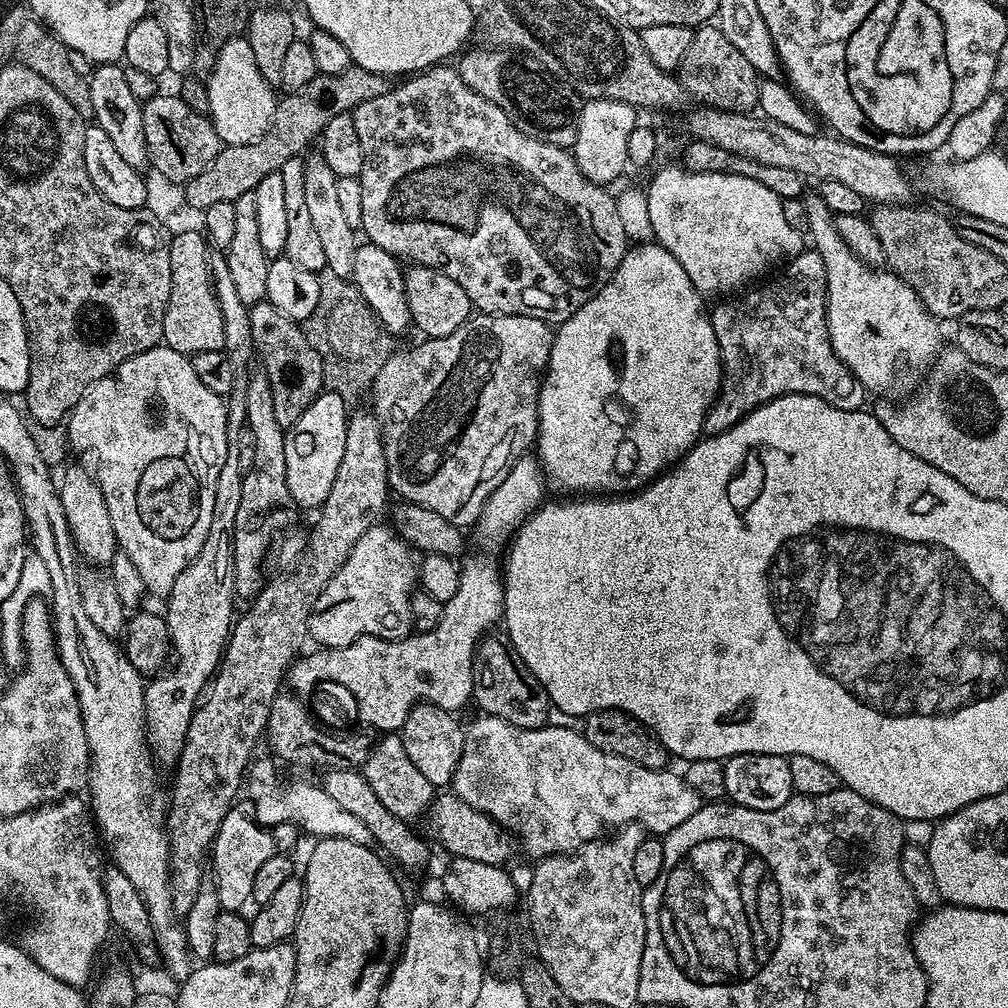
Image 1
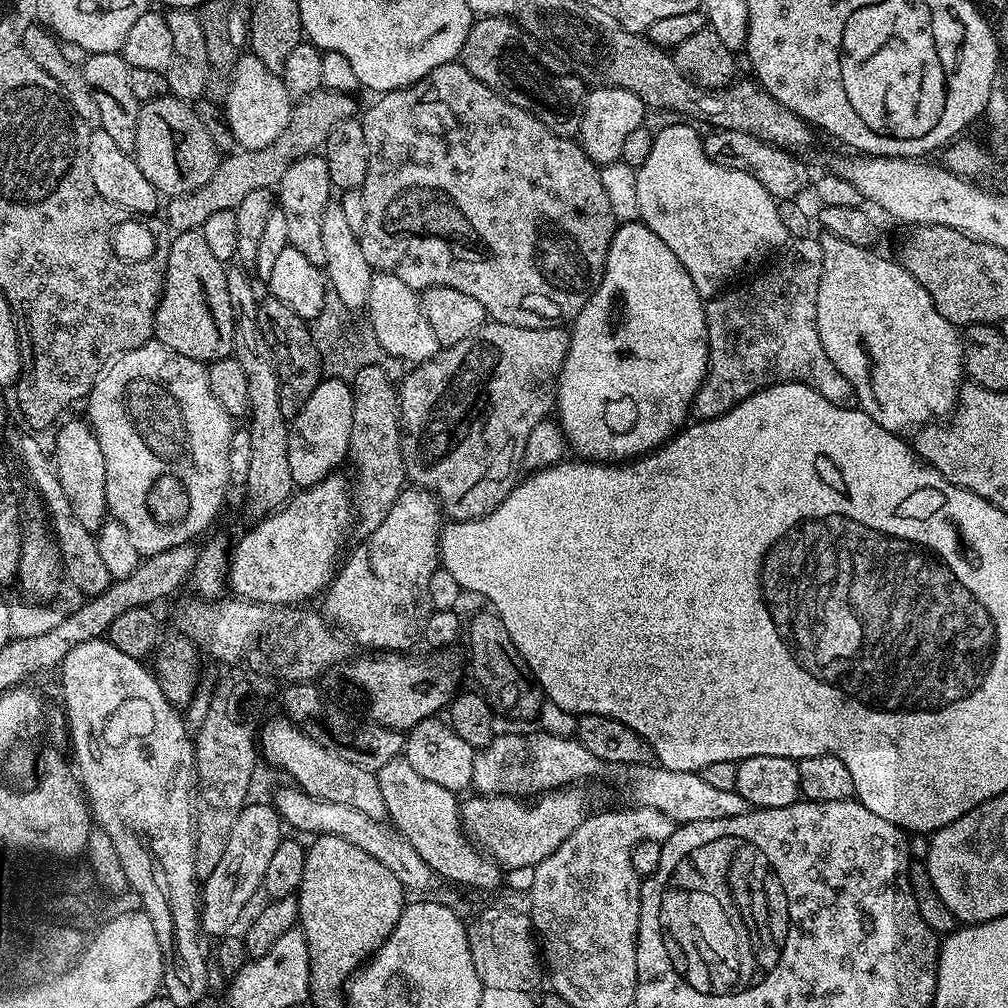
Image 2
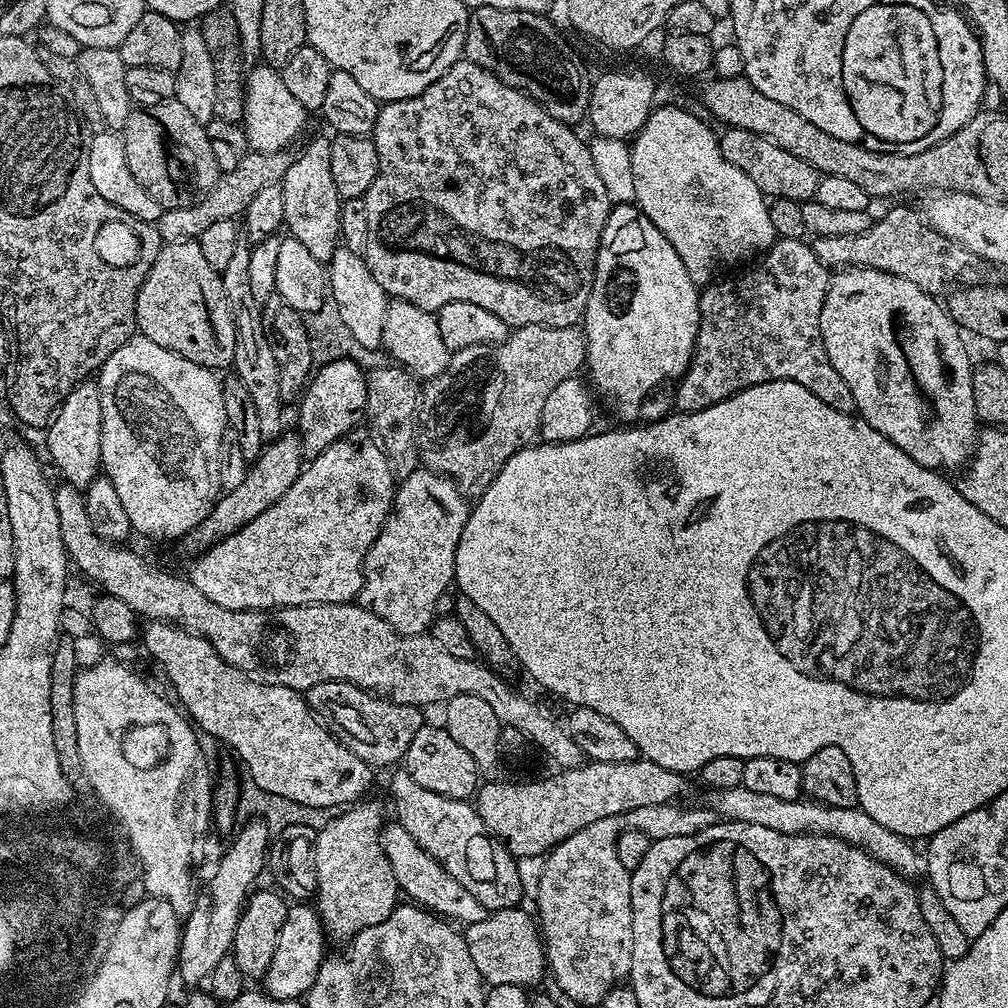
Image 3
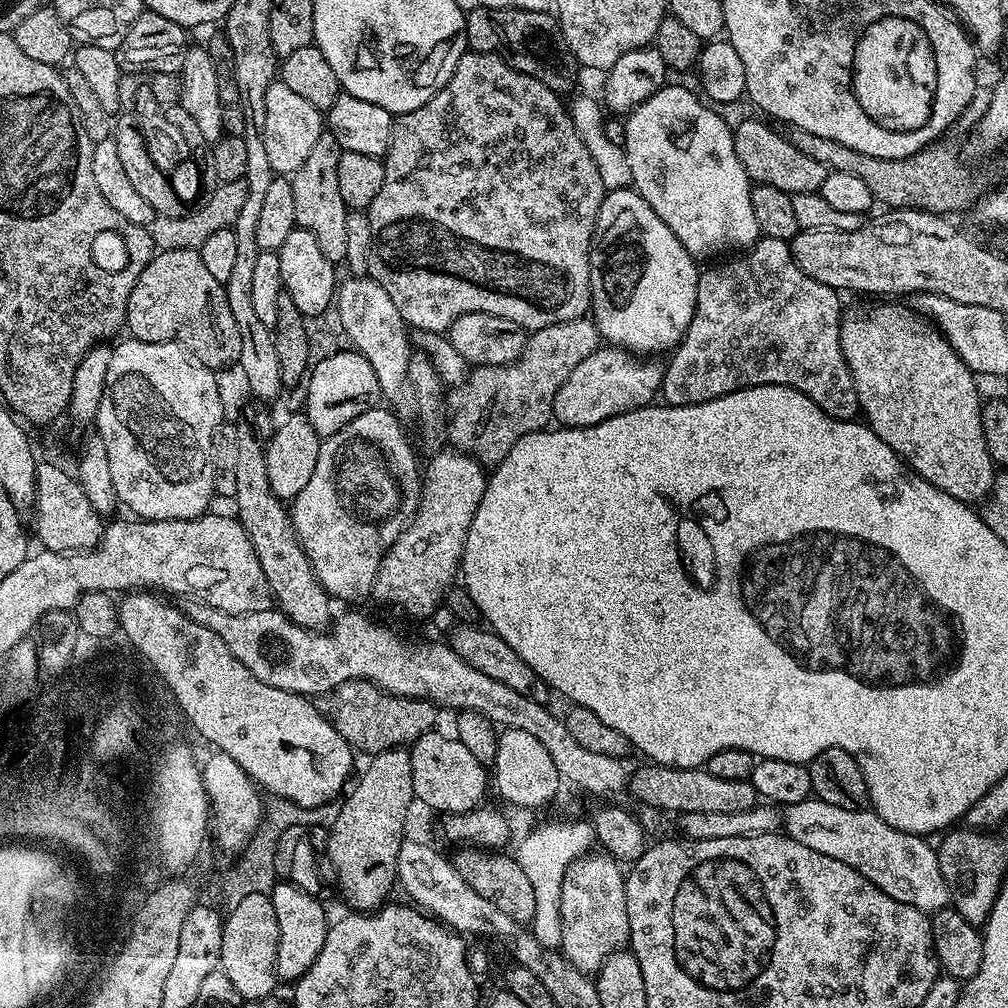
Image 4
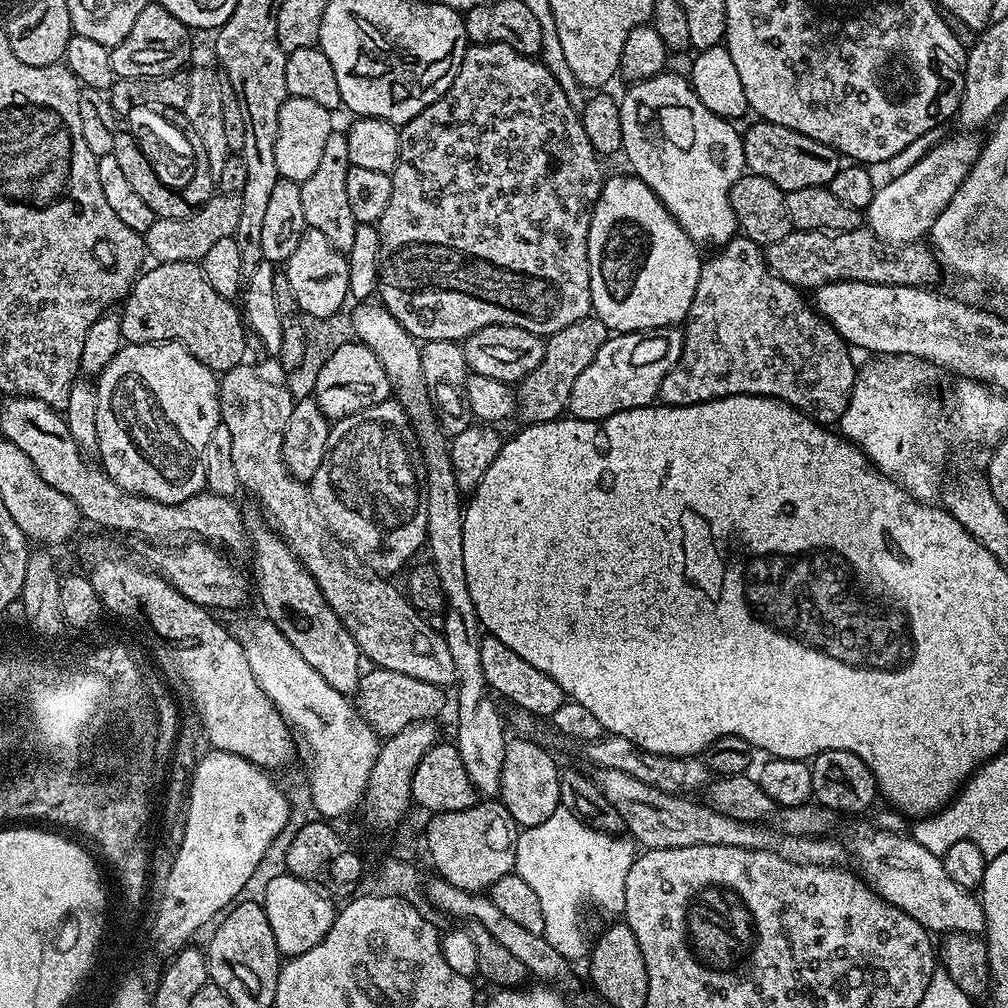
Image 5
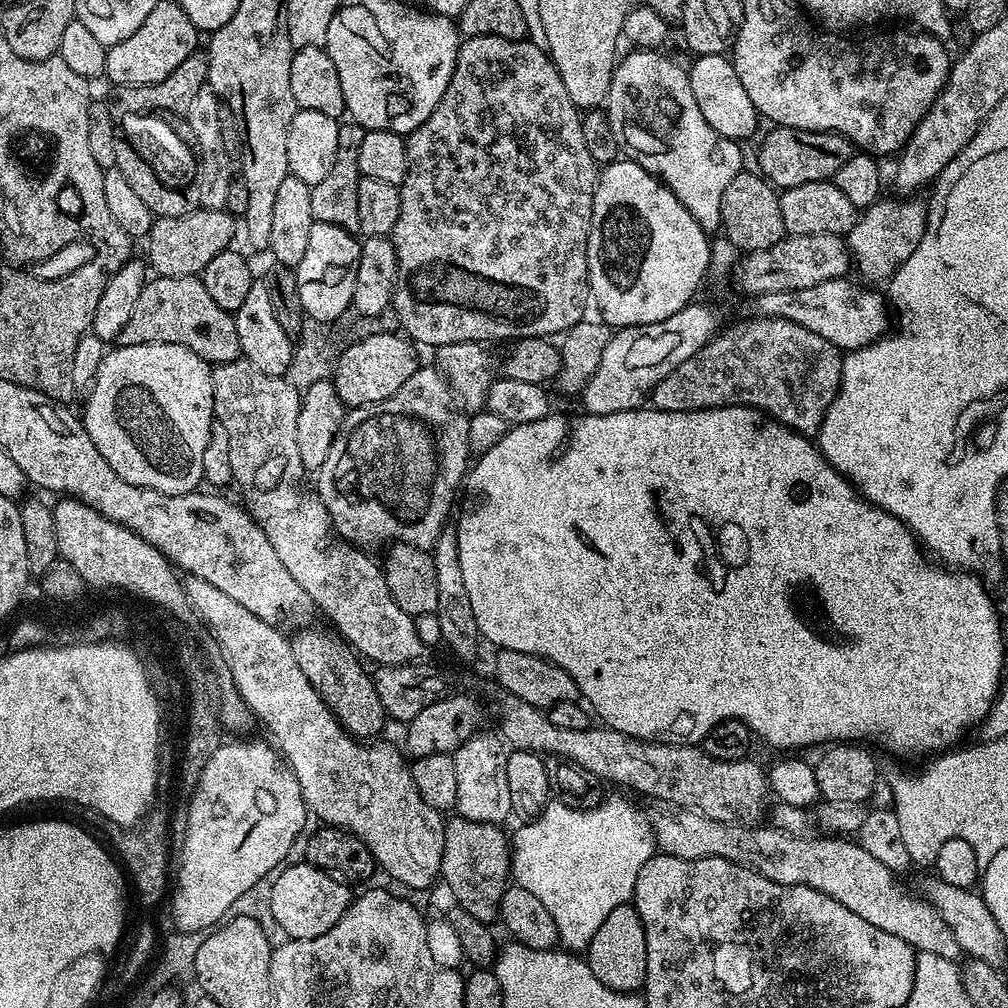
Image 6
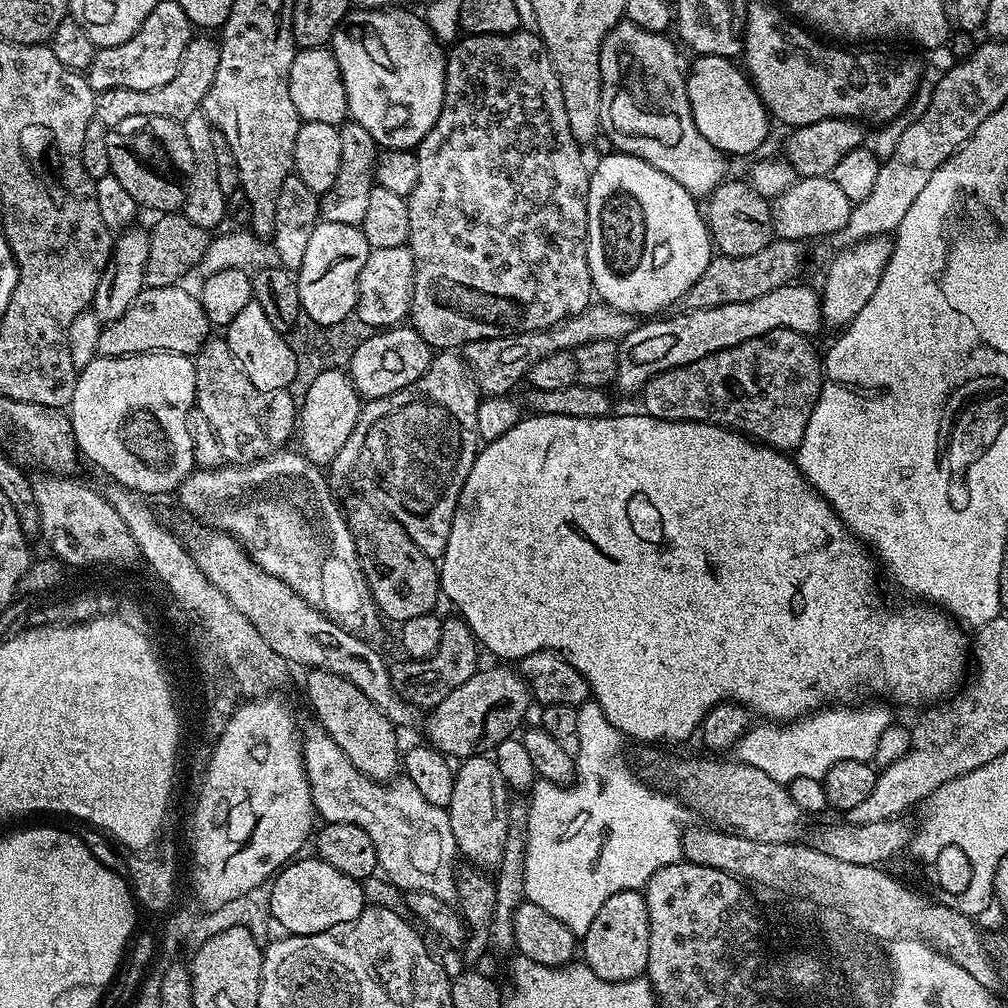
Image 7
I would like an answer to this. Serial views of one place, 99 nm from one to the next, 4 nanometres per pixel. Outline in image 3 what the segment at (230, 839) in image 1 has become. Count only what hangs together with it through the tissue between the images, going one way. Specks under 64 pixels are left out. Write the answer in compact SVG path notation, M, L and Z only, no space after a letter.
M259 819L247 821L244 832L237 831L231 837L232 845L224 852L224 857L216 864L208 885L201 887L196 894L196 901L188 916L183 917L180 933L180 954L178 957L178 976L188 986L200 986L207 981L210 970L218 966L220 959L232 951L234 930L238 926L244 901L253 891L256 879L262 876L262 865L270 843L269 833Z

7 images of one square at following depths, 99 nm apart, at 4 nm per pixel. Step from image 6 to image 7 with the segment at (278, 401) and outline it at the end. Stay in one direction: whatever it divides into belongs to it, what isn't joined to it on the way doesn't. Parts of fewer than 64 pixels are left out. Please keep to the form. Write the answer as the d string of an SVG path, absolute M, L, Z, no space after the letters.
M209 338L204 341L199 352L195 353L194 363L196 366L196 403L195 411L210 422L214 434L218 434L218 446L222 446L222 454L228 464L250 464L253 460L270 456L274 452L281 451L288 439L293 439L294 429L298 424L298 400L291 391L263 392L246 378L246 374L240 369L232 357L232 351L227 339Z

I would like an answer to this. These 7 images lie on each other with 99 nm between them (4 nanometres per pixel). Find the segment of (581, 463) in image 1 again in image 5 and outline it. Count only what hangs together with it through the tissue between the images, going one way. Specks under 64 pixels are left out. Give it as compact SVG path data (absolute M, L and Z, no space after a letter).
M627 174L628 176L611 176L609 175L604 181L604 186L600 190L600 197L598 202L594 206L592 211L592 221L590 222L590 234L588 235L588 261L592 263L590 266L590 294L592 295L592 312L596 319L600 320L605 326L607 326L609 333L619 334L622 332L643 332L645 330L651 330L654 328L670 328L673 326L680 326L688 319L688 311L690 306L694 302L694 290L698 290L698 274L700 273L700 265L702 263L702 255L700 256L701 249L689 238L686 234L686 230L682 230L682 226L678 226L678 222L673 218L666 210L666 206L662 206L662 202L658 198L658 194L654 194L654 190L650 190L650 186L646 186L646 182L642 182L636 175Z

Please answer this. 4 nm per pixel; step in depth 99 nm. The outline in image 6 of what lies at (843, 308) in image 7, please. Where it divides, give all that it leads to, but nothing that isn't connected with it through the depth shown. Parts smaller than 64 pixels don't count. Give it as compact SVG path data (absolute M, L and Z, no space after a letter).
M881 198L870 207L863 209L859 213L856 224L846 234L846 243L854 261L854 268L860 271L861 281L872 282L868 280L887 281L892 273L899 268L902 262L906 262L906 258L910 258L910 254L914 254L914 250L918 250L918 242L922 242L922 234L924 227L928 221L928 214L923 203L919 204L916 198L896 198L900 200L887 200Z

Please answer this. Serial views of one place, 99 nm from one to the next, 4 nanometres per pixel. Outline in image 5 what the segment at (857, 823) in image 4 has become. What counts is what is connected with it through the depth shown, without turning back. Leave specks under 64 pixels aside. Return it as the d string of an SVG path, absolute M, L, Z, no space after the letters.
M860 824L846 839L846 848L856 859L856 864L868 875L866 884L887 904L910 914L929 933L984 932L984 908L969 889L958 886L950 874L946 874L943 859L924 846L918 846L911 835L899 836L896 832L883 832Z

